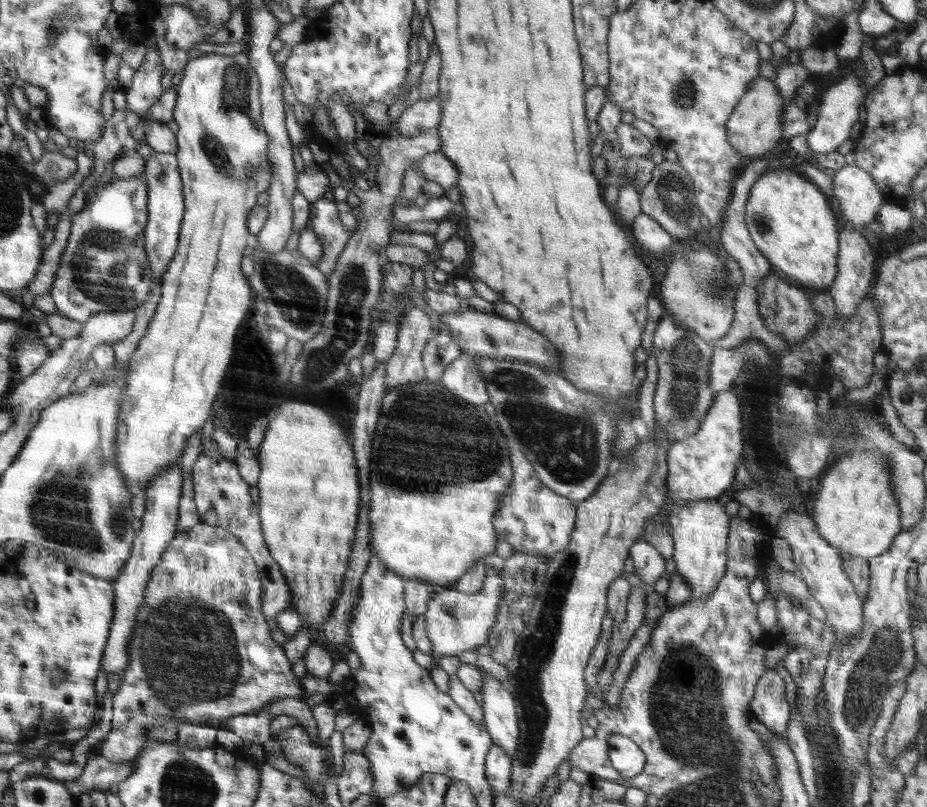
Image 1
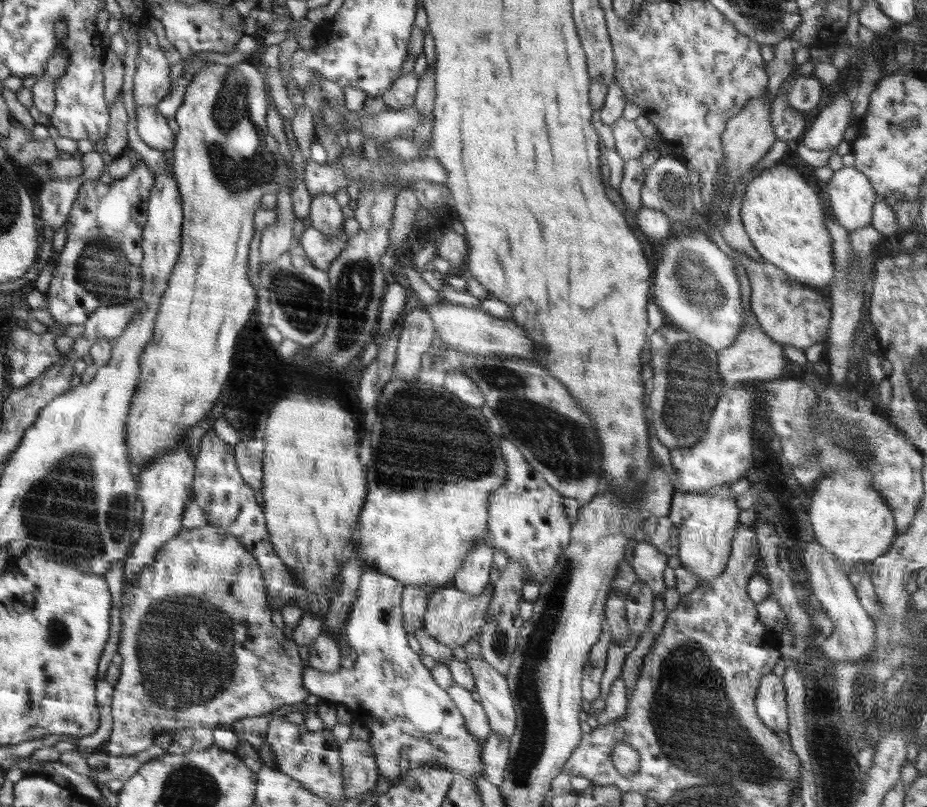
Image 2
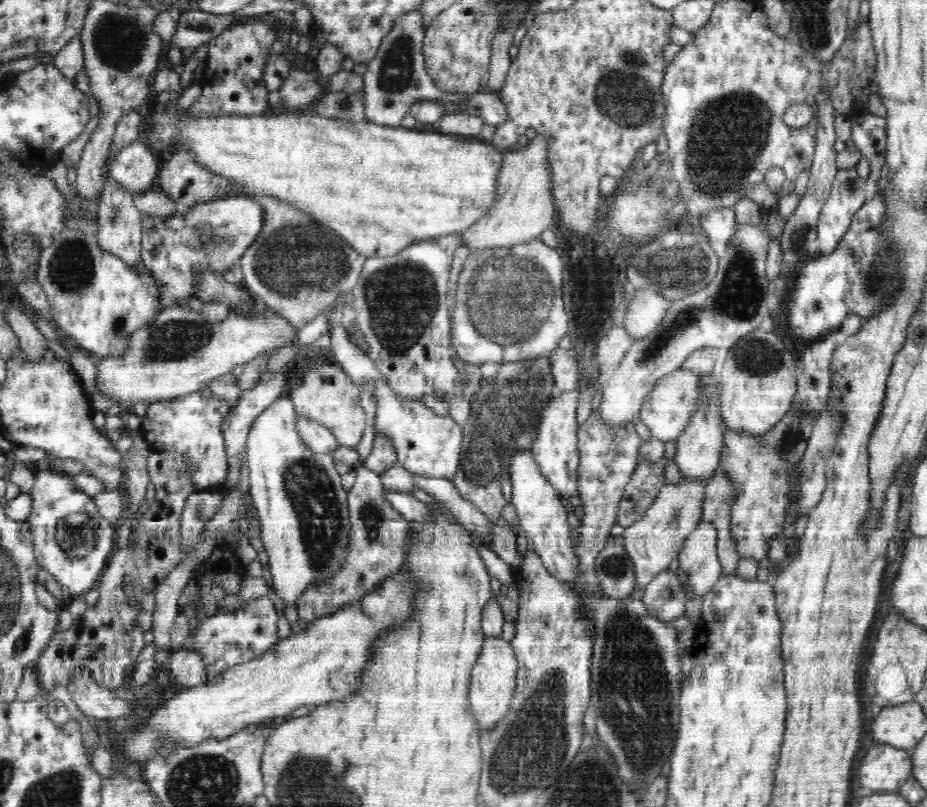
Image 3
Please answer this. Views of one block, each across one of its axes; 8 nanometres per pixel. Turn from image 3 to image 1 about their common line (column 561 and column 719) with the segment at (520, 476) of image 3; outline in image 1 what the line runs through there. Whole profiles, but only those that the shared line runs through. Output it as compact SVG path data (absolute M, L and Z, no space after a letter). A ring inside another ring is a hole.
M718 499L700 502L679 502L670 513L670 526L674 543L672 558L676 562L676 571L688 581L690 597L708 597L723 577L727 566L728 526L733 519L726 513L725 504Z

